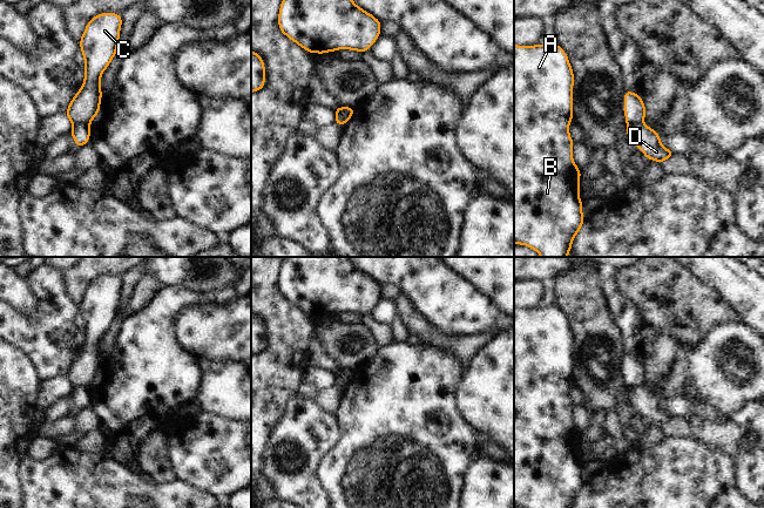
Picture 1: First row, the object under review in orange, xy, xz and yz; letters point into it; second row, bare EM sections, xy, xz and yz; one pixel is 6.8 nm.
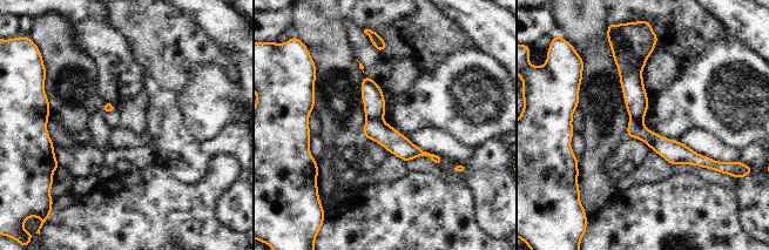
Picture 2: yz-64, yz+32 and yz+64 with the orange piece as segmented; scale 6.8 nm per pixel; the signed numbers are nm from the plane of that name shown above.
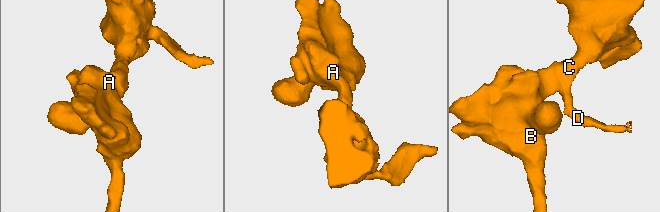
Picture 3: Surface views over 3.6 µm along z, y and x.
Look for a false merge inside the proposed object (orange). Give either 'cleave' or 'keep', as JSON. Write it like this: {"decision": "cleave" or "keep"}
{"decision": "cleave"}

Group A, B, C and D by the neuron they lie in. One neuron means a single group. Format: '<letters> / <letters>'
A B C / D

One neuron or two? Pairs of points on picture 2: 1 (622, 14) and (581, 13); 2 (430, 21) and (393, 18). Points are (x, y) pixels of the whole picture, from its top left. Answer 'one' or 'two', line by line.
1: two
2: one

